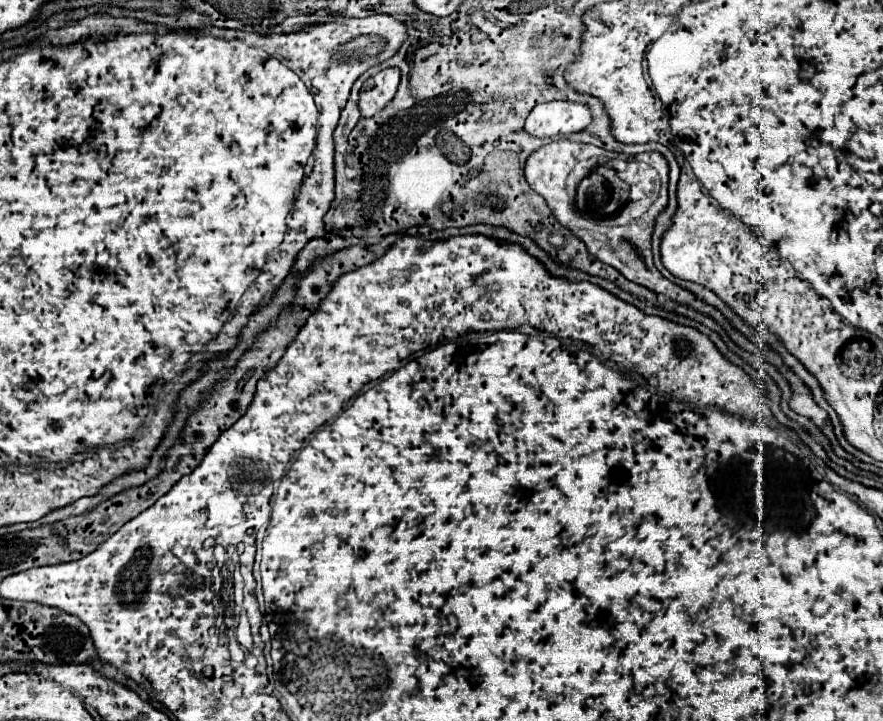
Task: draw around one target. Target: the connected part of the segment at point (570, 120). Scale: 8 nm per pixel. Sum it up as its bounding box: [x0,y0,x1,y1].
[525,100,591,138]

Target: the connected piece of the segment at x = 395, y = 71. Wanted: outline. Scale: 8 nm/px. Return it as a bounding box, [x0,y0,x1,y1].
[361,68,401,116]

